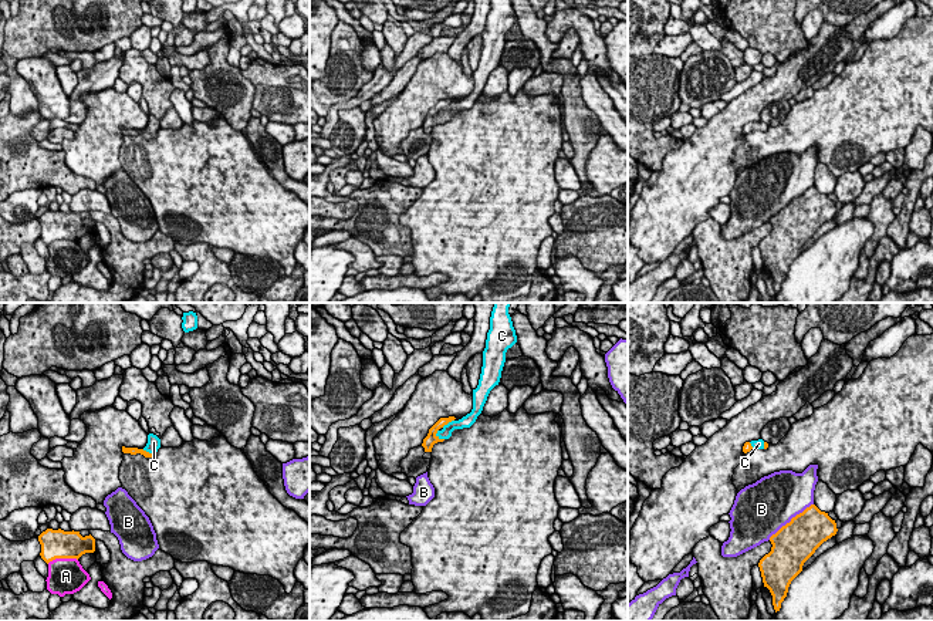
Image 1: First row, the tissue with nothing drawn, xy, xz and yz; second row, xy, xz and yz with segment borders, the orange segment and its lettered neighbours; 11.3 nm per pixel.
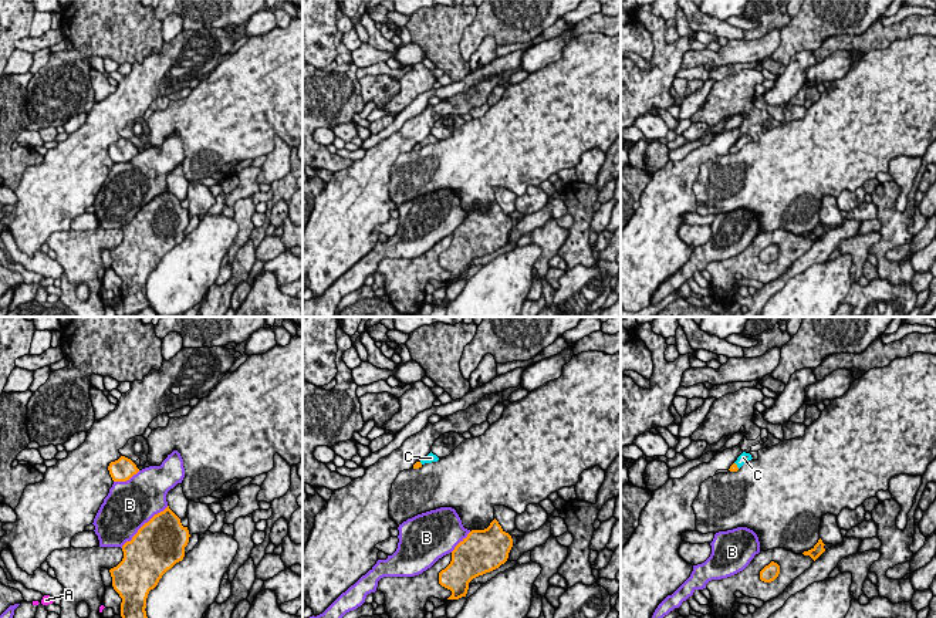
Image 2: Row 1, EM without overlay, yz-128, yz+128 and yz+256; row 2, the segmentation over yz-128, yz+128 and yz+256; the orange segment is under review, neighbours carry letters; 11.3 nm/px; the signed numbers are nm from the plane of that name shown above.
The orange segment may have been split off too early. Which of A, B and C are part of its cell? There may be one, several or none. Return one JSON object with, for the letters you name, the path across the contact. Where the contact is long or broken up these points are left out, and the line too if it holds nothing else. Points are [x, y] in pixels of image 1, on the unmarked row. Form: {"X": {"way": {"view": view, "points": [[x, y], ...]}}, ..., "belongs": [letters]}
{"belongs": ["C"]}

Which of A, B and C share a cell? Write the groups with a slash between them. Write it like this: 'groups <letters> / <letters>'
groups A / B / C

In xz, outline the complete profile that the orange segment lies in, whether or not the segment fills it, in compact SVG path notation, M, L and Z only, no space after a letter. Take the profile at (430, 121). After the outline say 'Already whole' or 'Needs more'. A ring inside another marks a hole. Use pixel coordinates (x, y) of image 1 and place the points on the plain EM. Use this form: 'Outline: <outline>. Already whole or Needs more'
Outline: M490 0L481 55L477 70L473 71L473 91L459 102L454 98L440 99L423 121L425 134L432 134L435 125L449 121L454 111L470 109L476 104L490 72L500 64L507 31L515 24L517 17L511 0Z. Needs more

